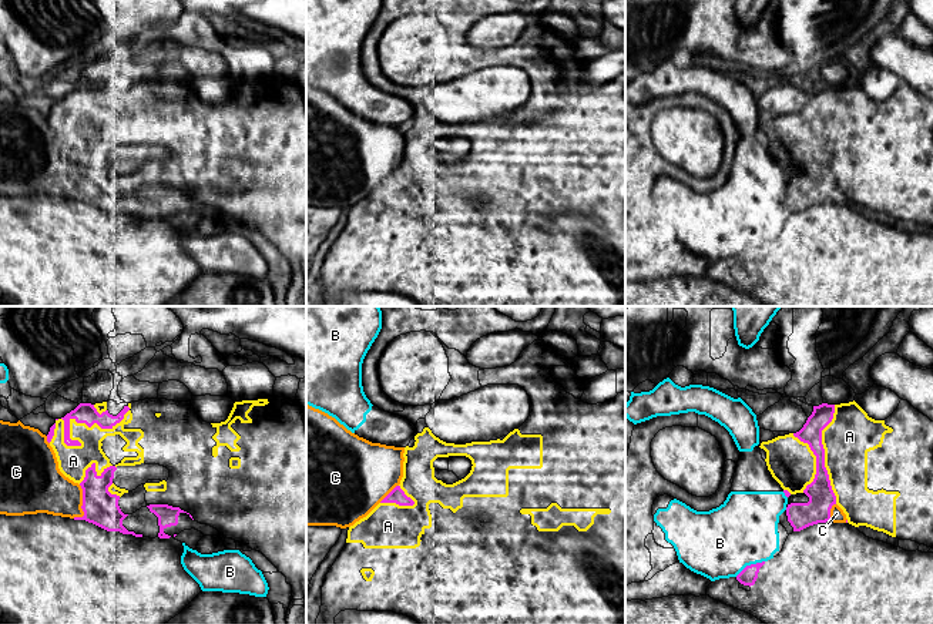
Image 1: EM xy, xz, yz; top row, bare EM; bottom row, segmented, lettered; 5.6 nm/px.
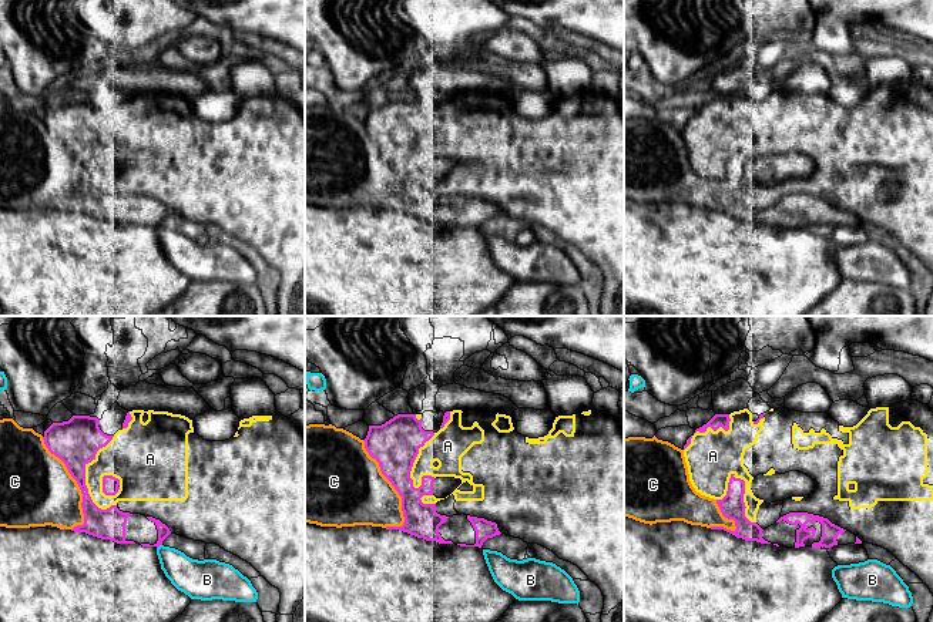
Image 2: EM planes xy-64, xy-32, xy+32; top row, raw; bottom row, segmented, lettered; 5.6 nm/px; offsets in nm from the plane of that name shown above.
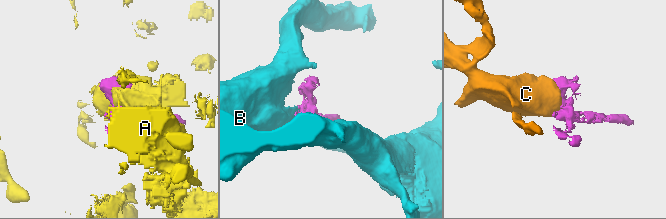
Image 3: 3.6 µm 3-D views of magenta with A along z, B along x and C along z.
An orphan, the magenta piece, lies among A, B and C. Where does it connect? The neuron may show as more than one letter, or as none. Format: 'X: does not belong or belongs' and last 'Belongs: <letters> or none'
A: does not belong
B: does not belong
C: belongs
Belongs: C

